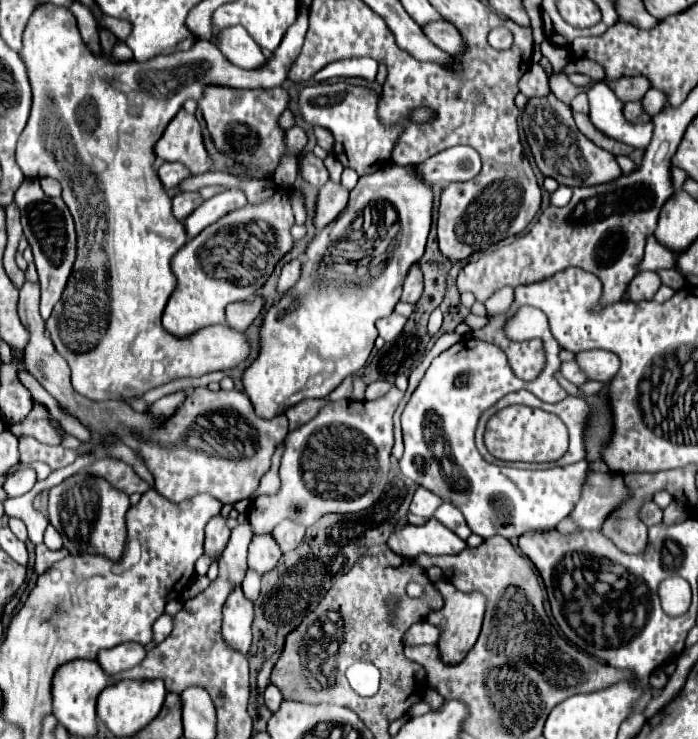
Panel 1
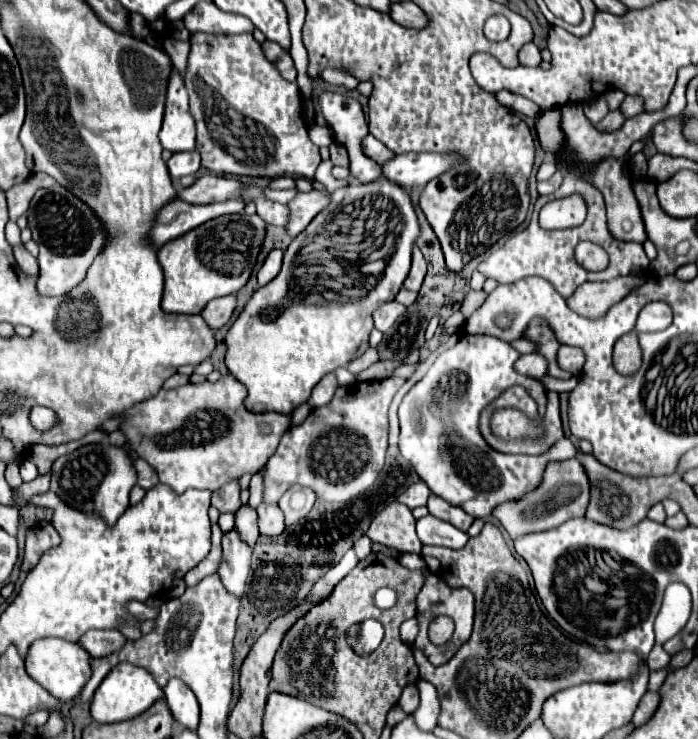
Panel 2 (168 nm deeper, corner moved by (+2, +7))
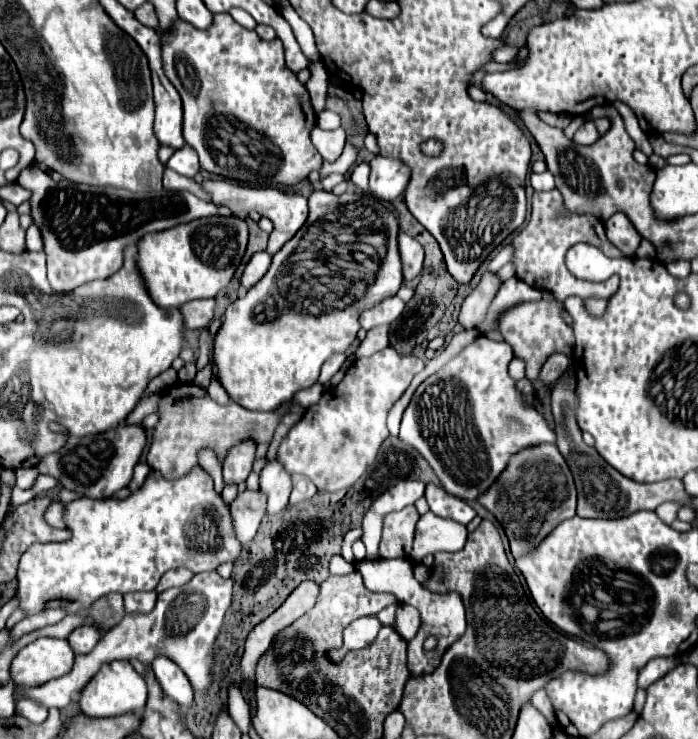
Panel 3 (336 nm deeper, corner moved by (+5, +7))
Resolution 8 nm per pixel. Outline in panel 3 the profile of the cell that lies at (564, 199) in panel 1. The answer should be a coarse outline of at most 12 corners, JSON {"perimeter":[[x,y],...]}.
{"perimeter":[[548,170],[532,174],[532,188],[538,192],[554,188],[554,176]]}

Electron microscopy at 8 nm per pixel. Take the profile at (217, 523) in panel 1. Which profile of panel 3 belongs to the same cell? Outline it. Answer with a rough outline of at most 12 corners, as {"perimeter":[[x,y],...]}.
{"perimeter":[[238,444],[224,464],[224,484],[246,482],[256,444]]}

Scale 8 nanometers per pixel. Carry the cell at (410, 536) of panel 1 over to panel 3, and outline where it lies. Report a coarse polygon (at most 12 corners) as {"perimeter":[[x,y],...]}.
{"perimeter":[[426,512],[410,560],[464,548],[466,526]]}

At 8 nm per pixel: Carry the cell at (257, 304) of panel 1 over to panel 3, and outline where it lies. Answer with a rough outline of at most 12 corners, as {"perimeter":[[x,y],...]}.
{"perimeter":[[192,300],[180,308],[188,330],[206,330],[214,300]]}

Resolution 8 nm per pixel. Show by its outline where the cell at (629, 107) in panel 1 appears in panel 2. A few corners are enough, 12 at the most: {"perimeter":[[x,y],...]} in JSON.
{"perimeter":[[619,110],[595,124],[601,132],[613,132],[625,122]]}

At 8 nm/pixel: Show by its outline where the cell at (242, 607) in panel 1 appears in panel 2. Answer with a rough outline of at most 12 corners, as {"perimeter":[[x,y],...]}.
{"perimeter":[[237,528],[223,532],[223,562],[225,588],[243,596],[251,546]]}

